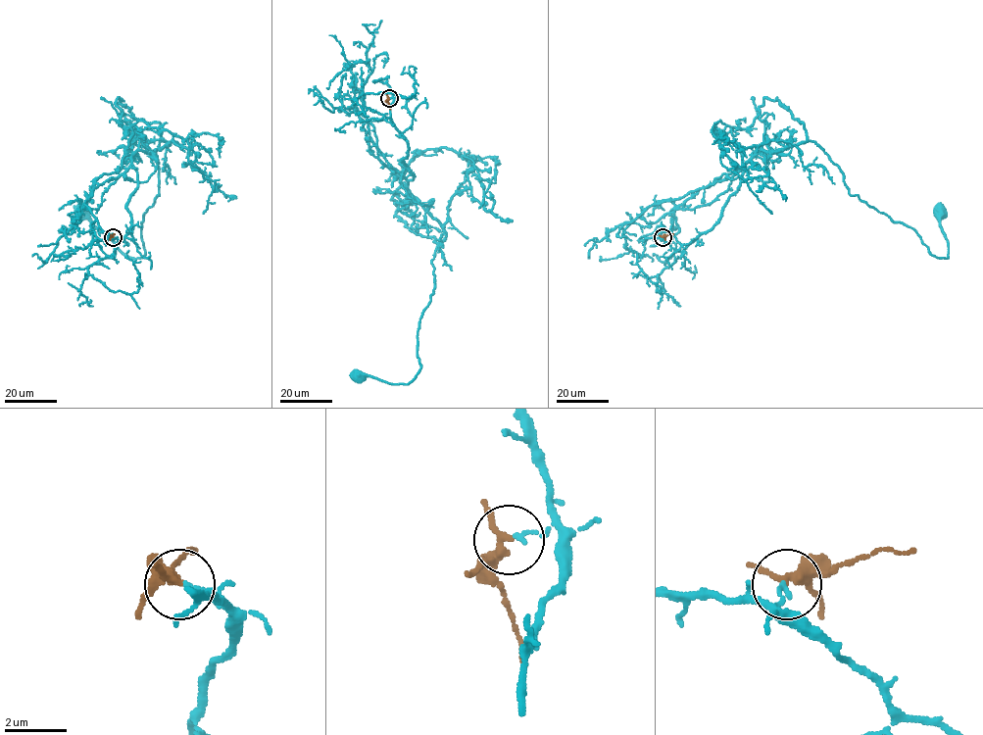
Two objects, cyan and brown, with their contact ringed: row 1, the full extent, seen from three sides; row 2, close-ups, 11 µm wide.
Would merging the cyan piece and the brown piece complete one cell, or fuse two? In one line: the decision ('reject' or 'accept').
reject

